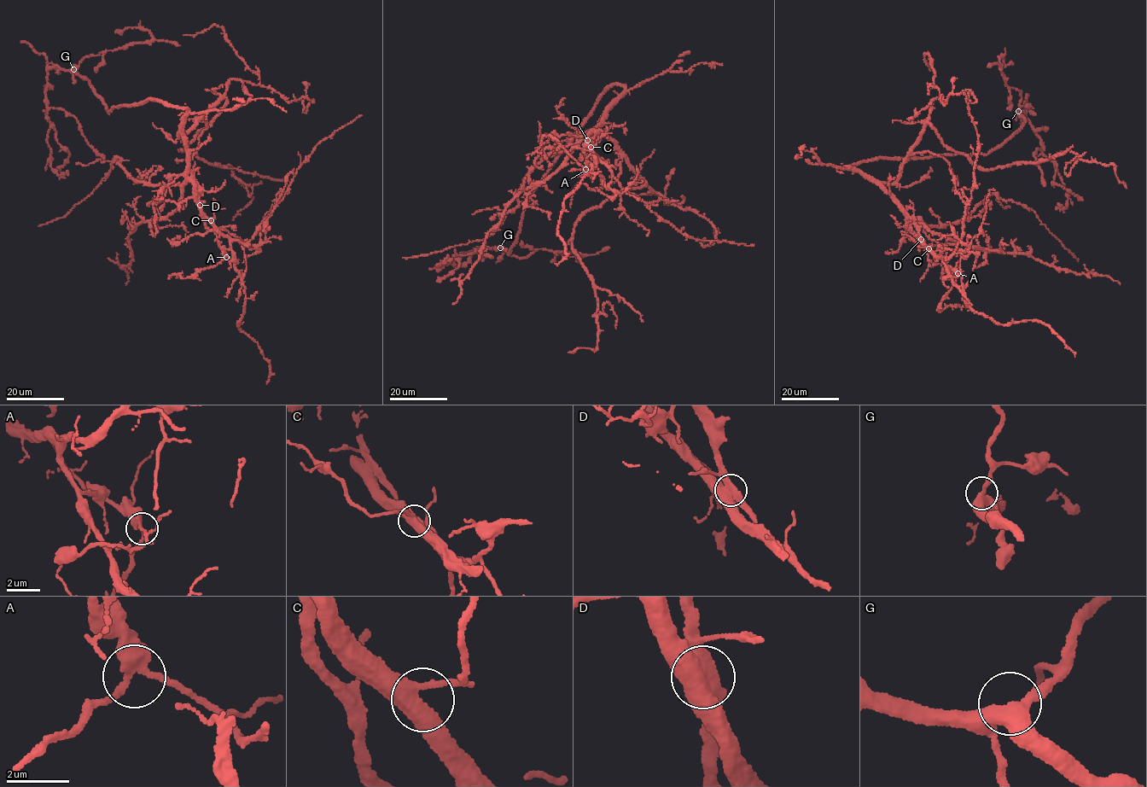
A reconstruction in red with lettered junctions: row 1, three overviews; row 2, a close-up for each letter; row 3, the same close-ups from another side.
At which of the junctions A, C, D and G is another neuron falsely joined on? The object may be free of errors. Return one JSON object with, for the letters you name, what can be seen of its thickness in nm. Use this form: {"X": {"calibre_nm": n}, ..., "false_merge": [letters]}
{"D": {"calibre_nm": 480}, "false_merge": ["D"]}

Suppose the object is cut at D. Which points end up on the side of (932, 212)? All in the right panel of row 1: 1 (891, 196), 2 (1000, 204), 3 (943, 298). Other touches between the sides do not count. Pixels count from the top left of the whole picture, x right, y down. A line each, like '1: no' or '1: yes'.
1: yes
2: yes
3: no

